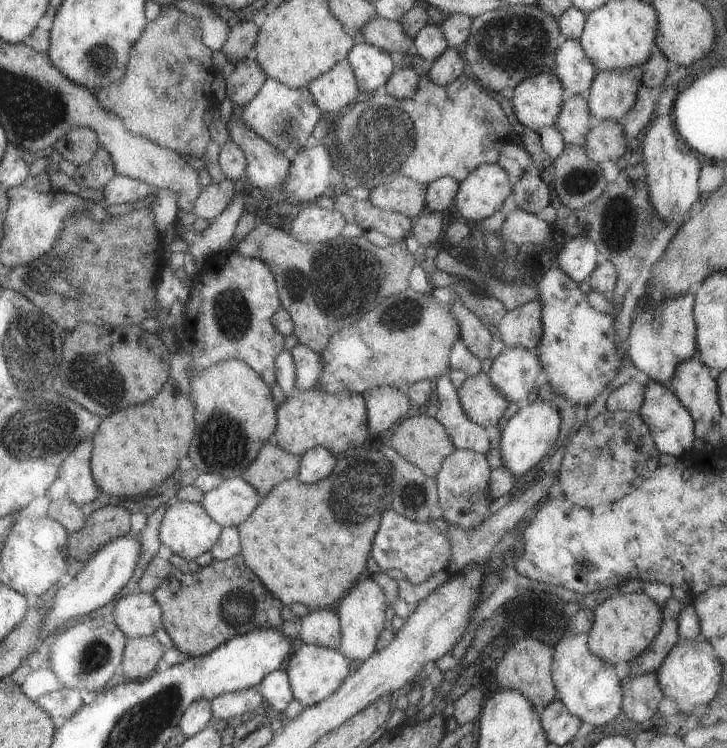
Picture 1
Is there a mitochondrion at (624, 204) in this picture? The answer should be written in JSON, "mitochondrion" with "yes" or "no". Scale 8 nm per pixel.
{"mitochondrion":"no"}

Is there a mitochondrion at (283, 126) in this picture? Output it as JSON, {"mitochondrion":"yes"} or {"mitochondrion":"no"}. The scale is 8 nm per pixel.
{"mitochondrion":"yes"}

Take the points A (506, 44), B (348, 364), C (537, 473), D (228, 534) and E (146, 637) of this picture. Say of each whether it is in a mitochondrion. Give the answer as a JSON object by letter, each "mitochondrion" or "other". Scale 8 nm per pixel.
{"A":"mitochondrion","B":"other","C":"other","D":"other","E":"other"}

